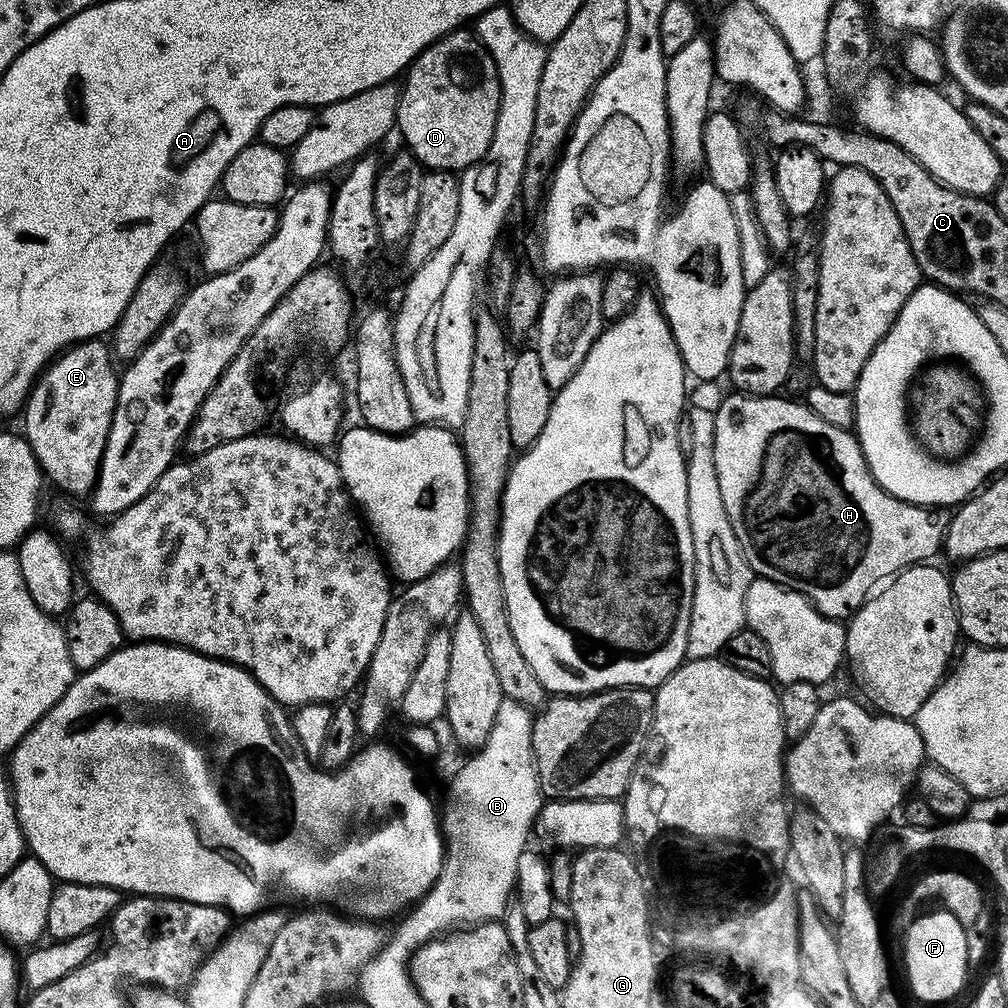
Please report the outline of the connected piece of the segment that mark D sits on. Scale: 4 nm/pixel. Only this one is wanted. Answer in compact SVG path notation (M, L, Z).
M468 30L448 33L420 53L406 69L402 80L396 128L405 140L407 151L419 161L425 169L459 173L486 154L490 138L494 138L494 122L498 122L500 105L500 79L494 66L494 58L484 49L484 45Z

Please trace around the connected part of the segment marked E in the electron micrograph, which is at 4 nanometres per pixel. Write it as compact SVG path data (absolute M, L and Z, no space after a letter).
M103 339L82 340L64 349L36 378L27 401L22 409L24 429L22 435L27 440L41 471L49 481L52 480L64 492L72 496L87 497L100 477L102 454L110 434L114 418L114 406L118 394L118 368L114 363L114 353Z

